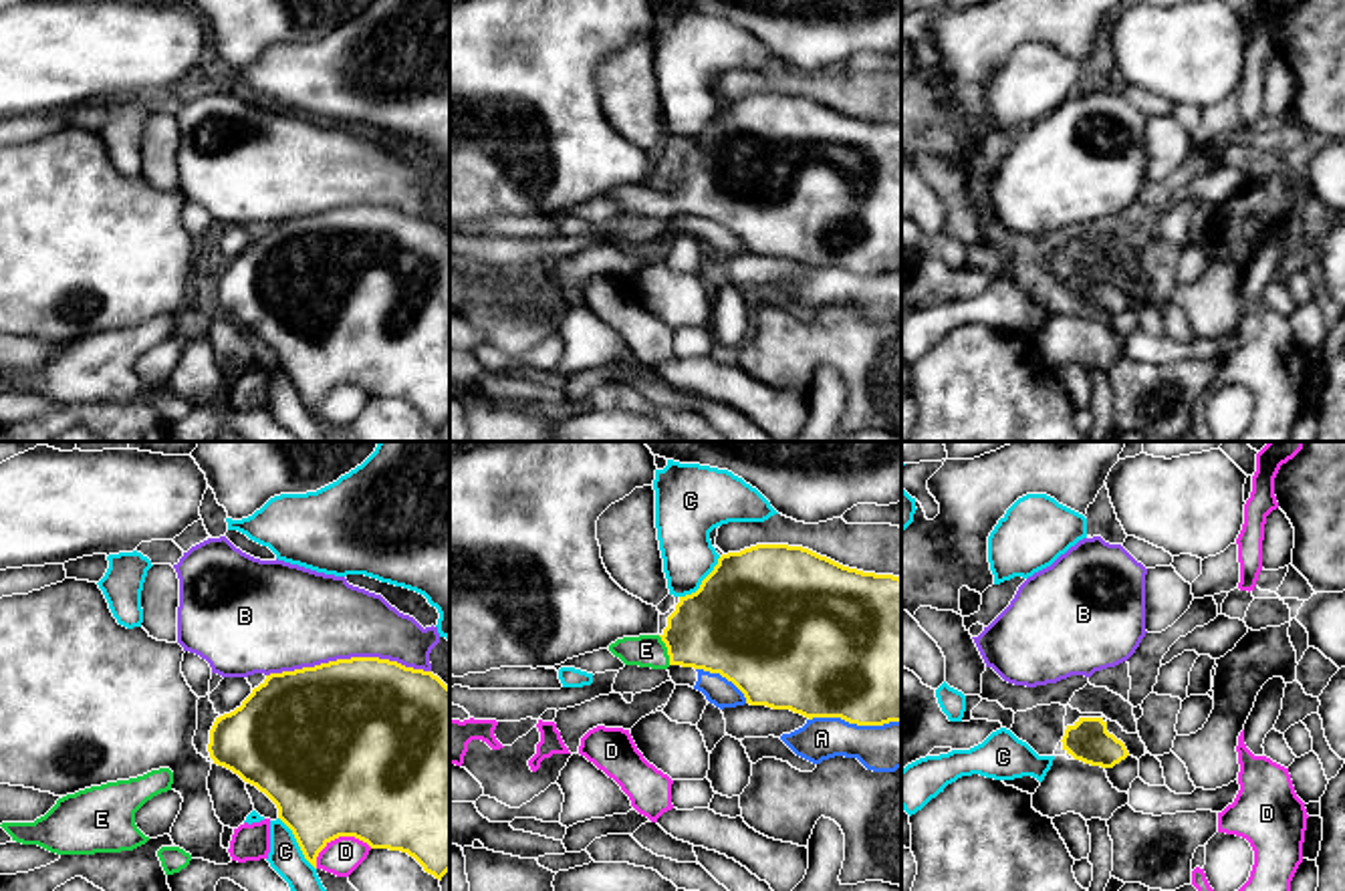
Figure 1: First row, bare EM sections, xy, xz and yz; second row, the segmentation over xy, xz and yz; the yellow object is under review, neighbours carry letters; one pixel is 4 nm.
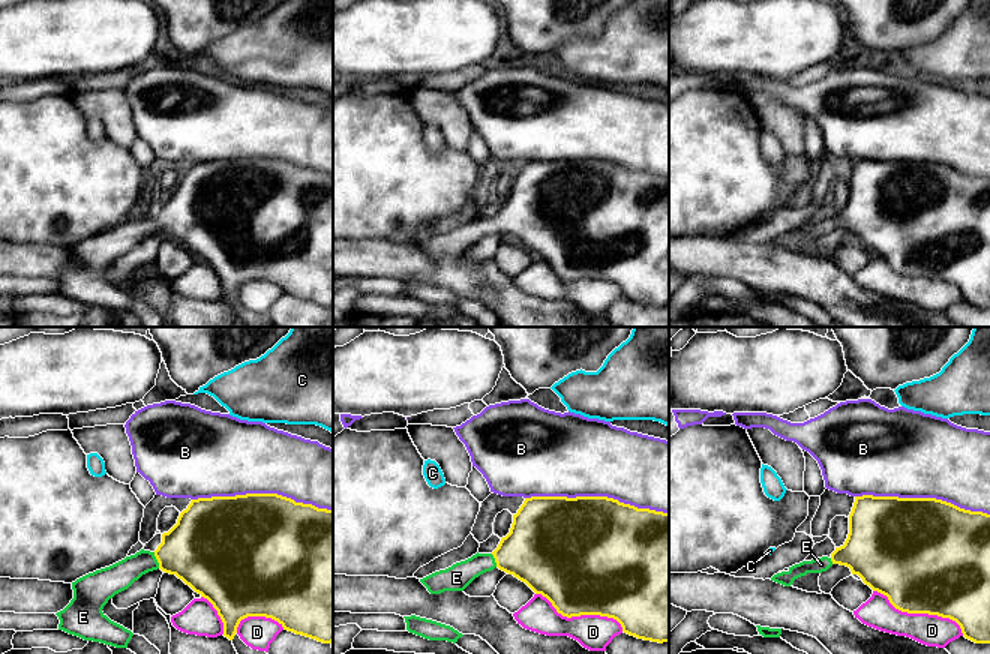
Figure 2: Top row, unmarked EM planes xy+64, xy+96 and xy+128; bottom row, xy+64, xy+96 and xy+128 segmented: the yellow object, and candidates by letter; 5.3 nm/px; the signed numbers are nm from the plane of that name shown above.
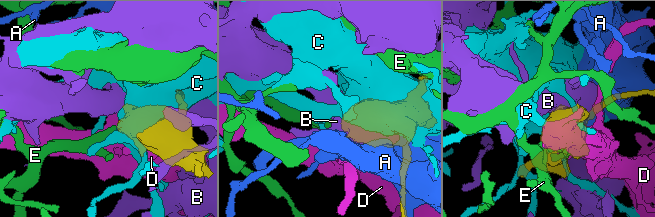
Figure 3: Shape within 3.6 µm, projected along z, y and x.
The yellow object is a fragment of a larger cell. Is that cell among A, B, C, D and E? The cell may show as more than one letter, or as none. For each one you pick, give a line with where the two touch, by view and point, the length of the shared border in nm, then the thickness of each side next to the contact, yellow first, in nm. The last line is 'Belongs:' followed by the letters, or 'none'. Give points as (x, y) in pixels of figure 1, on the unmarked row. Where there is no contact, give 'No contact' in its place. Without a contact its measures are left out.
E: Touches yellow at xz (668, 198). Shared border 130 nm. Thickness 380 nm (yellow) against 130 nm
Belongs: E

